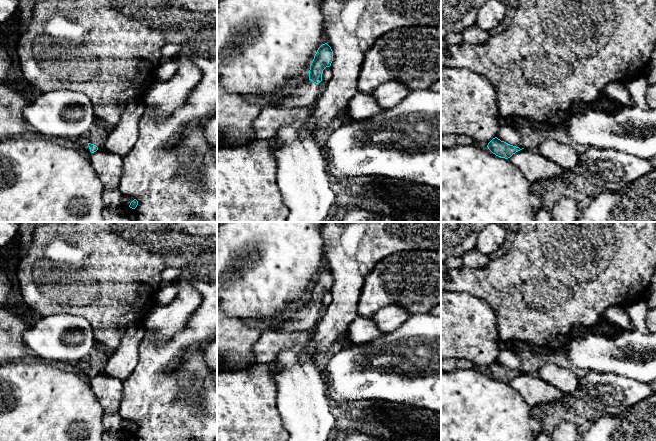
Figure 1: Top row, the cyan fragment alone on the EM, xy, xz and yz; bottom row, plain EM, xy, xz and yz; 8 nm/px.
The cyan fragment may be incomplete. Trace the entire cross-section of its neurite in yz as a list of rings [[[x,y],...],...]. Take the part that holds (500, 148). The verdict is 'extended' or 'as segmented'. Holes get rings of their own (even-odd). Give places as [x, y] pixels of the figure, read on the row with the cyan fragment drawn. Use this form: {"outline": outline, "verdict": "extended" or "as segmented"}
{"outline": [[[497,137],[493,138],[487,145],[488,149],[500,158],[508,159],[516,152],[522,150],[519,147],[501,141]]], "verdict": "as segmented"}

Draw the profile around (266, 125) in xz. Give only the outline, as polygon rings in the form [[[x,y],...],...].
[[[272,105],[264,107],[253,122],[256,139],[271,139],[284,124],[288,124],[297,115],[299,109],[279,108]]]

